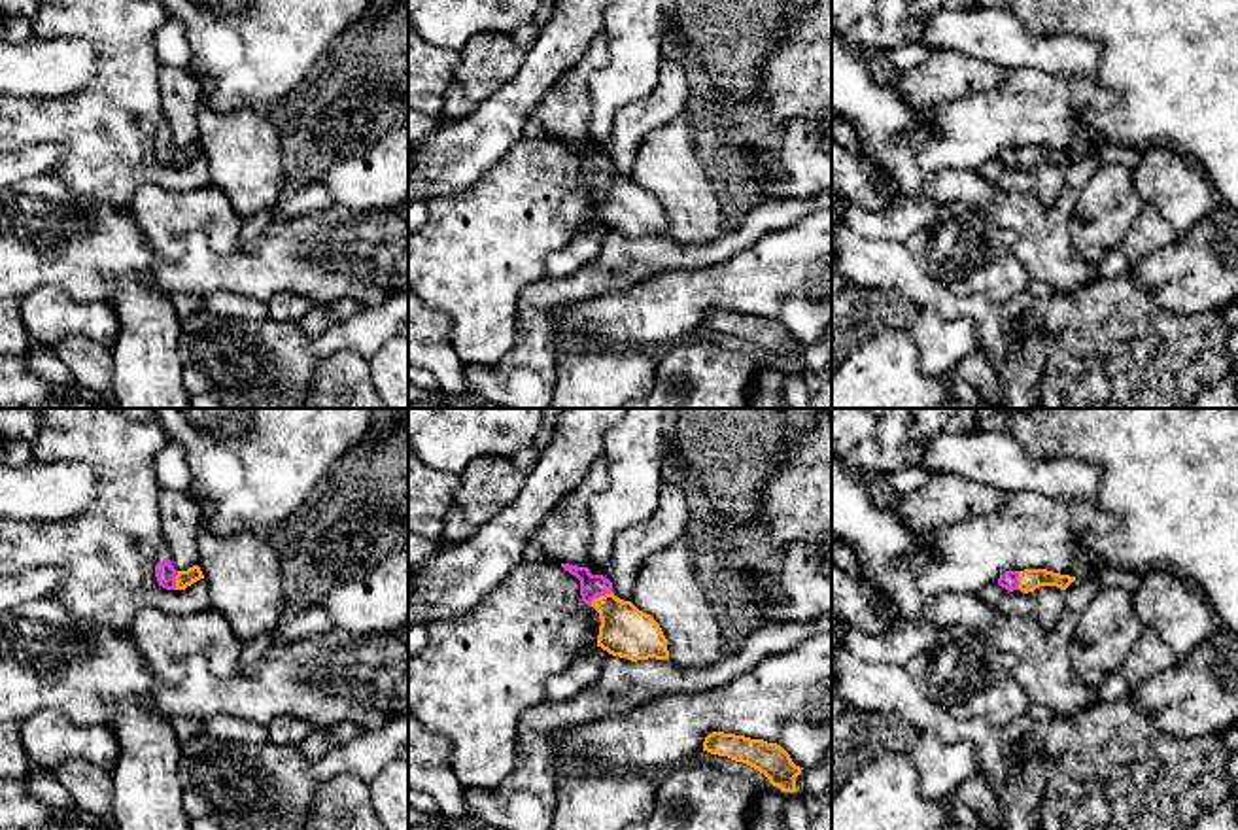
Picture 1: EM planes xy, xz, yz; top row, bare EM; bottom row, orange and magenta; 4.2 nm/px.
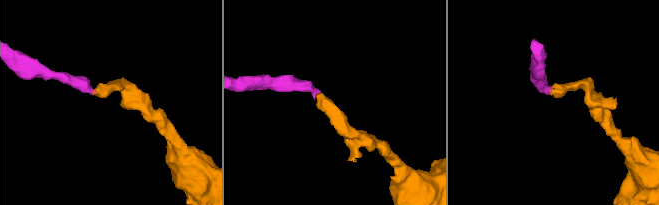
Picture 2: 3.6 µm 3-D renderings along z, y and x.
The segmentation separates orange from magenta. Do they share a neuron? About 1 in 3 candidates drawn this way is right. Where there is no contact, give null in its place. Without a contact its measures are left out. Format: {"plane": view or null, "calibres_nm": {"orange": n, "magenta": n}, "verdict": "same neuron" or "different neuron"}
{"plane": "xz", "calibres_nm": {"orange": 220, "magenta": 100}, "verdict": "same neuron"}

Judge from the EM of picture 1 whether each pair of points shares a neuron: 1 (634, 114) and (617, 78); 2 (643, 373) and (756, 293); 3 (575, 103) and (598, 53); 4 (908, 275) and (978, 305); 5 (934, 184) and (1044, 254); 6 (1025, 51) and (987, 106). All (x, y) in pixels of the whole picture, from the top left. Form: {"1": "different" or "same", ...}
{"1": "different", "2": "different", "3": "same", "4": "same", "5": "same", "6": "different"}

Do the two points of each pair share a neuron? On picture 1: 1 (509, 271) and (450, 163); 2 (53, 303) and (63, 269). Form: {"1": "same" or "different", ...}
{"1": "different", "2": "different"}

